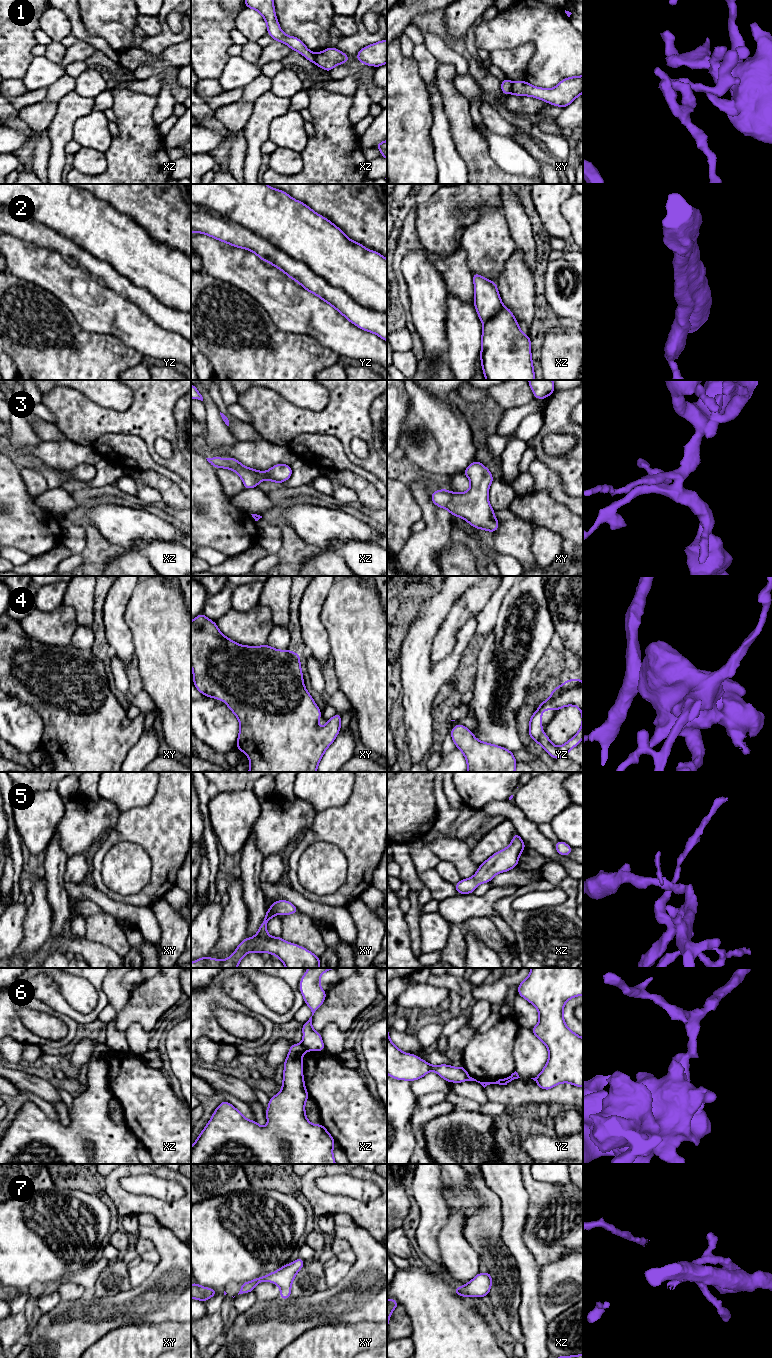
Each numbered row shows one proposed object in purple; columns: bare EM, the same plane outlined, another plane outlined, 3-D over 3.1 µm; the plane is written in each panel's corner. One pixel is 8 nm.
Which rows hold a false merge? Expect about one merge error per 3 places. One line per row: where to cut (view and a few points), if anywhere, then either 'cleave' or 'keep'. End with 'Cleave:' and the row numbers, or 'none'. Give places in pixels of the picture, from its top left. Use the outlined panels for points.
1: cut in xy along (513, 82), (510, 92); cleave
2: cut in yz along (191, 203), (228, 217), (300, 260), (361, 305), (386, 313); cleave
3: no cut; keep
4: no cut; keep
5: no cut; keep
6: cut in xz along (301, 1044), (307, 1049); cleave
7: no cut; keep
Cleave: 1, 2, 6

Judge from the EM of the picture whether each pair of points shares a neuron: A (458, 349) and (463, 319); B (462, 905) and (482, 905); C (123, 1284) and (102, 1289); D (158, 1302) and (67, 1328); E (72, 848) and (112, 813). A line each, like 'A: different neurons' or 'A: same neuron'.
A: same neuron
B: same neuron
C: same neuron
D: same neuron
E: same neuron

